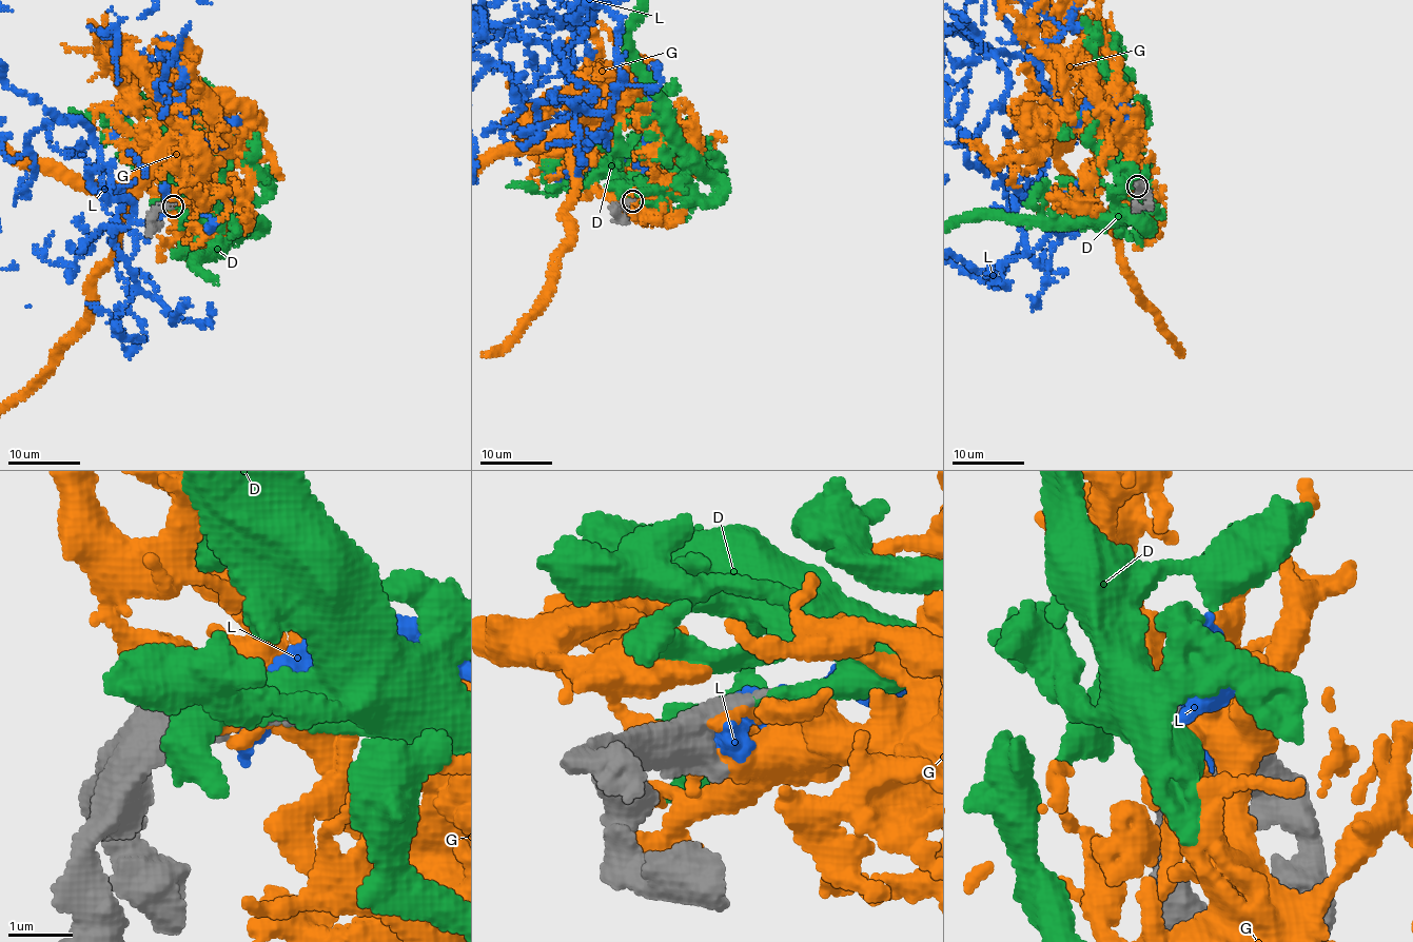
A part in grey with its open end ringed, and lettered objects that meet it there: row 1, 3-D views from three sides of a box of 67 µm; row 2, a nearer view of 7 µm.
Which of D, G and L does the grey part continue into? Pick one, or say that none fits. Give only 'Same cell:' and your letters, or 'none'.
Same cell: D

